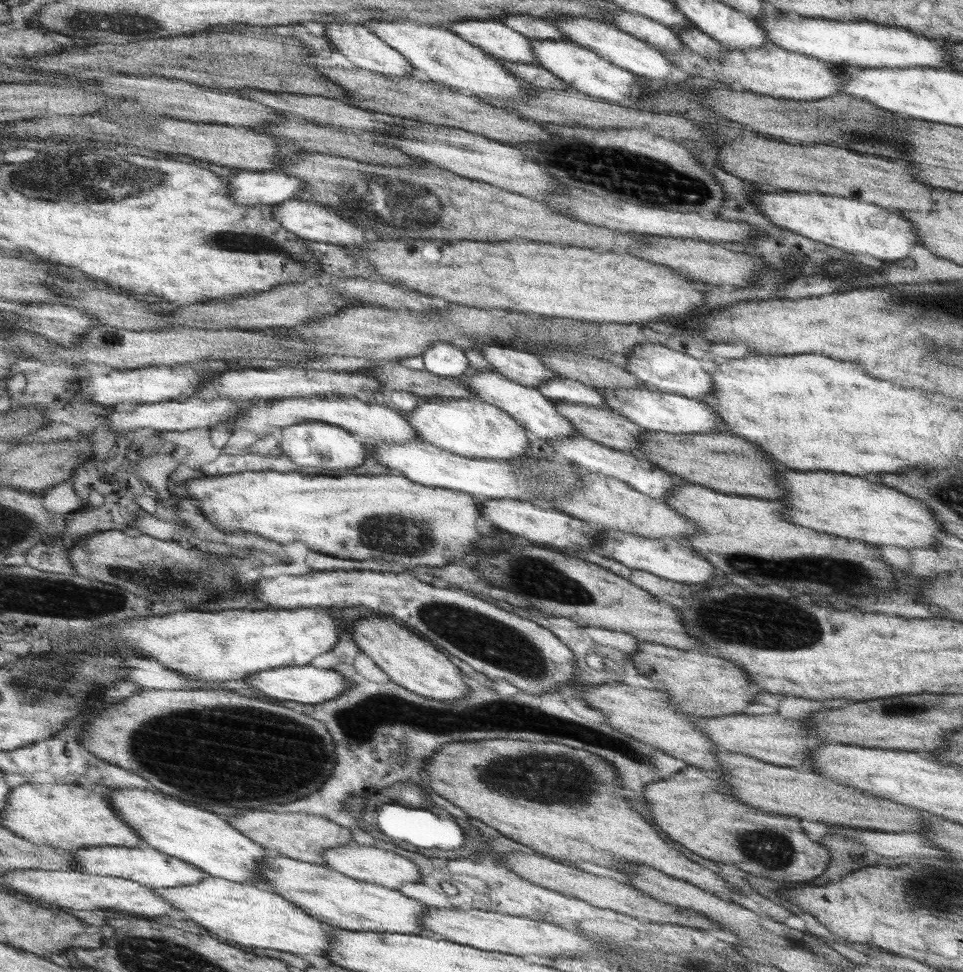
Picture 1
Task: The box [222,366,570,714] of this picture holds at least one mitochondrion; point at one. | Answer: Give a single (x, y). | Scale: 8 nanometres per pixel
(492, 641)

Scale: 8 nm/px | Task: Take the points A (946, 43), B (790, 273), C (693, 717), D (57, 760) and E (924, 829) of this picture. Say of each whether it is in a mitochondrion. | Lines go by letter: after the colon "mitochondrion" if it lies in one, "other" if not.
A: other
B: mitochondrion
C: other
D: other
E: other

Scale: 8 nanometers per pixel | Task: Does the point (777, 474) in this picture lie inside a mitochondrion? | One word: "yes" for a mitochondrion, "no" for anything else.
no

